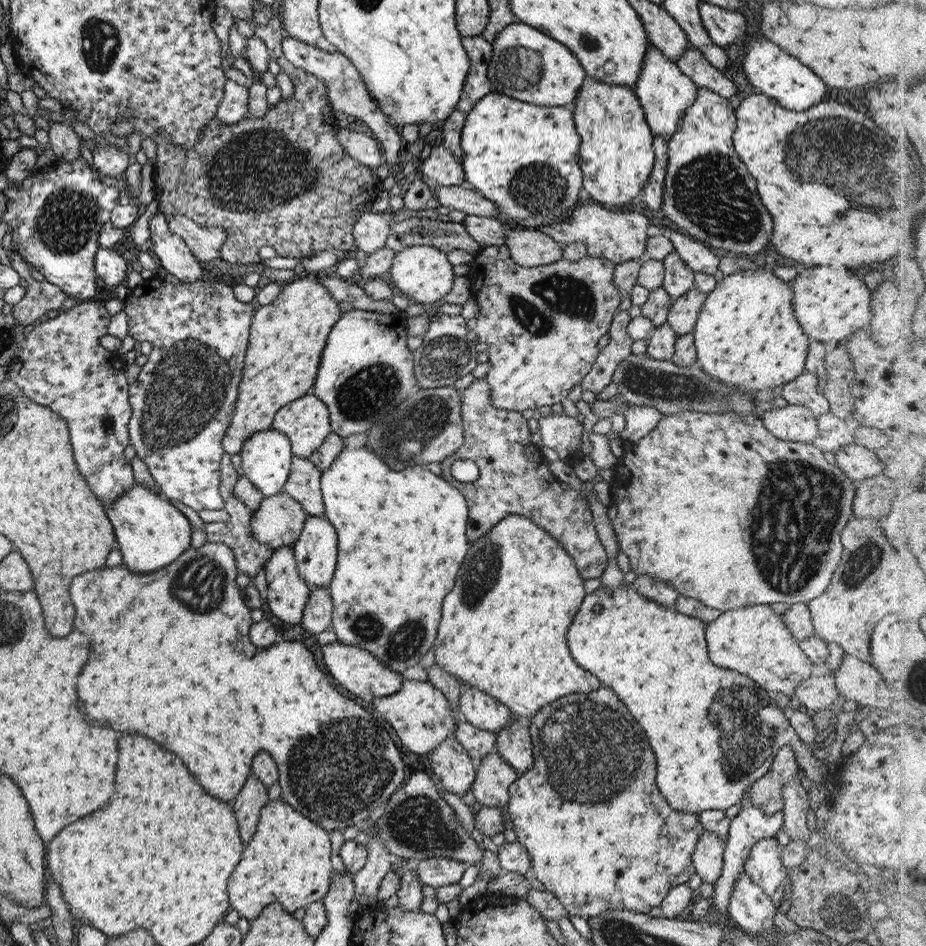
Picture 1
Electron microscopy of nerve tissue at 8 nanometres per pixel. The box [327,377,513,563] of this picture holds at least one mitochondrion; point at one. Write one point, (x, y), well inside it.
(424, 419)

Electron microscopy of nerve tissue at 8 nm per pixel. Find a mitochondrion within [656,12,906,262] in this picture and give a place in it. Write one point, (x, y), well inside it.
(708, 191)

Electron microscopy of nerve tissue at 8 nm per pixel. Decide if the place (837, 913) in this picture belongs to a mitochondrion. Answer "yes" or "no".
yes

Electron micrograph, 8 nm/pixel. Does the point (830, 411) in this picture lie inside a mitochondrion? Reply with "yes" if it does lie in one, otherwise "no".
no

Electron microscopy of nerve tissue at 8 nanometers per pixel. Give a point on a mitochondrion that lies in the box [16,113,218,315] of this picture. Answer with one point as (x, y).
(67, 221)

